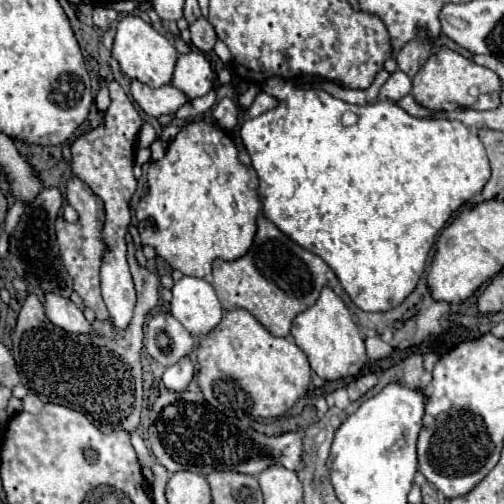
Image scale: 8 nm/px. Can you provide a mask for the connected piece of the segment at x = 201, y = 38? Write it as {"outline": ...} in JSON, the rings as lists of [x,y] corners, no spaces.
{"outline":[[[197,18],[193,24],[191,24],[191,42],[195,48],[199,48],[201,52],[211,52],[215,42],[217,42],[217,34],[215,34],[215,28],[211,26],[211,22],[207,18]]]}

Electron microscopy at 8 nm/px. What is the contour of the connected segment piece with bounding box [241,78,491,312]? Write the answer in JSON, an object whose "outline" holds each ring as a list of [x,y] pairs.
{"outline":[[[269,78],[263,84],[263,90],[267,94],[275,96],[279,100],[279,106],[269,110],[269,112],[263,112],[257,118],[245,120],[245,124],[241,126],[241,140],[243,140],[247,152],[253,160],[253,168],[255,168],[257,176],[259,176],[259,196],[261,196],[261,204],[263,204],[263,214],[283,234],[287,234],[291,240],[295,240],[299,246],[303,246],[309,252],[315,252],[319,258],[323,258],[329,264],[329,268],[337,274],[343,290],[351,296],[351,300],[361,310],[365,310],[365,312],[385,312],[385,310],[391,310],[391,308],[399,306],[415,290],[415,286],[417,286],[417,282],[419,282],[419,278],[425,270],[425,262],[427,262],[427,256],[429,256],[429,250],[435,242],[437,232],[447,224],[447,220],[467,200],[471,200],[475,194],[479,194],[483,190],[483,186],[487,184],[487,180],[491,176],[489,158],[487,158],[485,146],[481,144],[479,136],[473,130],[465,128],[459,120],[435,120],[435,118],[409,116],[403,108],[399,108],[391,100],[381,100],[381,102],[365,104],[365,106],[347,104],[339,98],[333,98],[325,90],[297,88],[283,78]]]}

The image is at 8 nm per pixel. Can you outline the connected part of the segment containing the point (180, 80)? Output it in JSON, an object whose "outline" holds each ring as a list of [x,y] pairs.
{"outline":[[[187,52],[179,56],[171,84],[185,92],[189,100],[193,100],[205,96],[213,88],[215,74],[209,60],[201,52]]]}

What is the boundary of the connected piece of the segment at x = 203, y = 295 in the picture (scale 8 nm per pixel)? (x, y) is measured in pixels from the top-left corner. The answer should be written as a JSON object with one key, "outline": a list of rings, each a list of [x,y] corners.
{"outline":[[[183,276],[173,284],[171,314],[195,336],[209,334],[223,318],[213,286],[203,278]]]}

